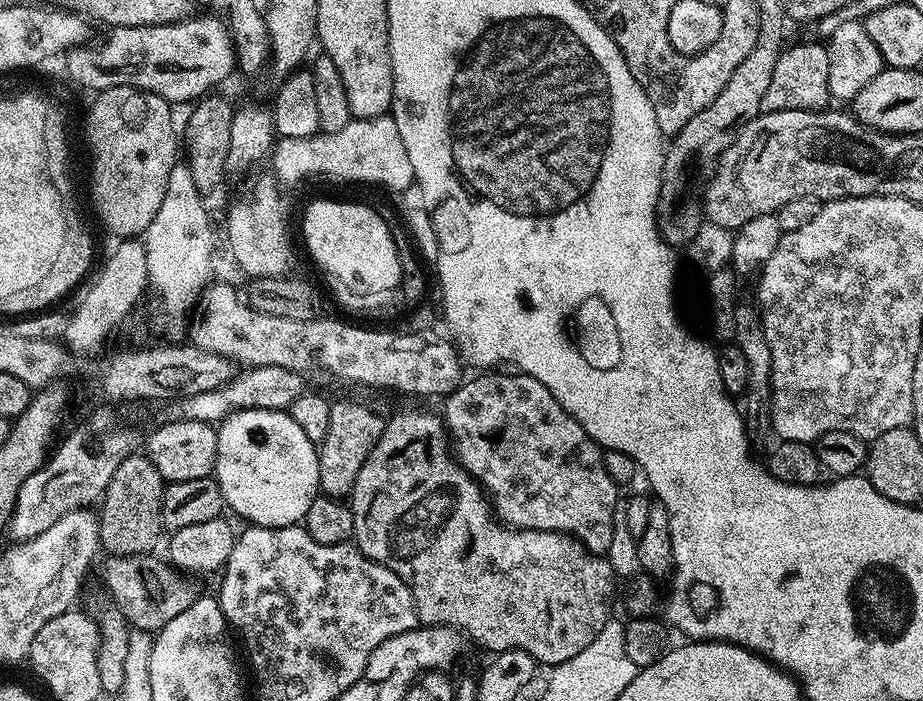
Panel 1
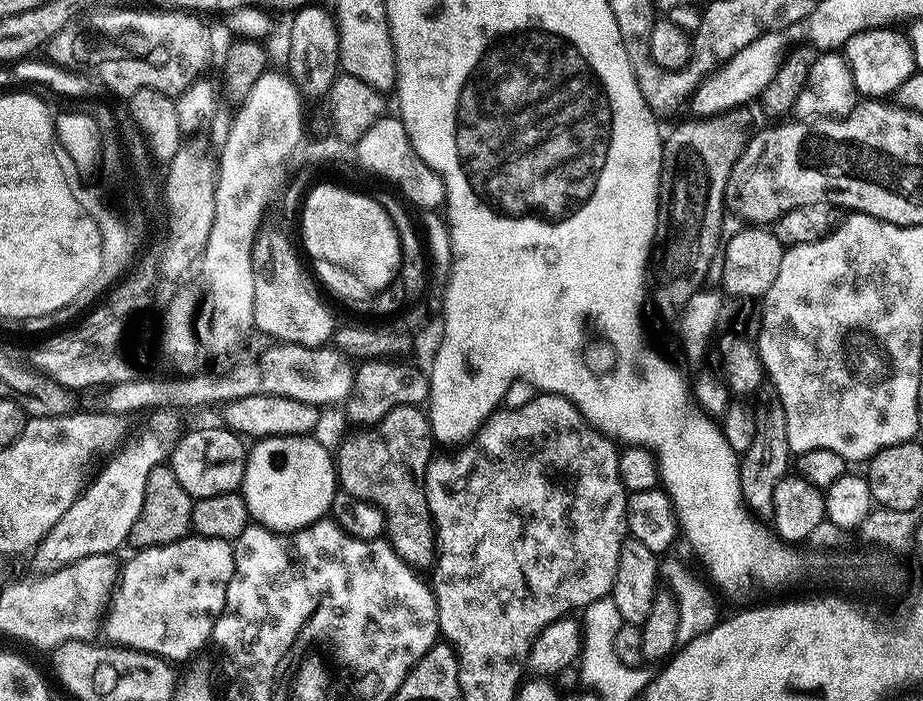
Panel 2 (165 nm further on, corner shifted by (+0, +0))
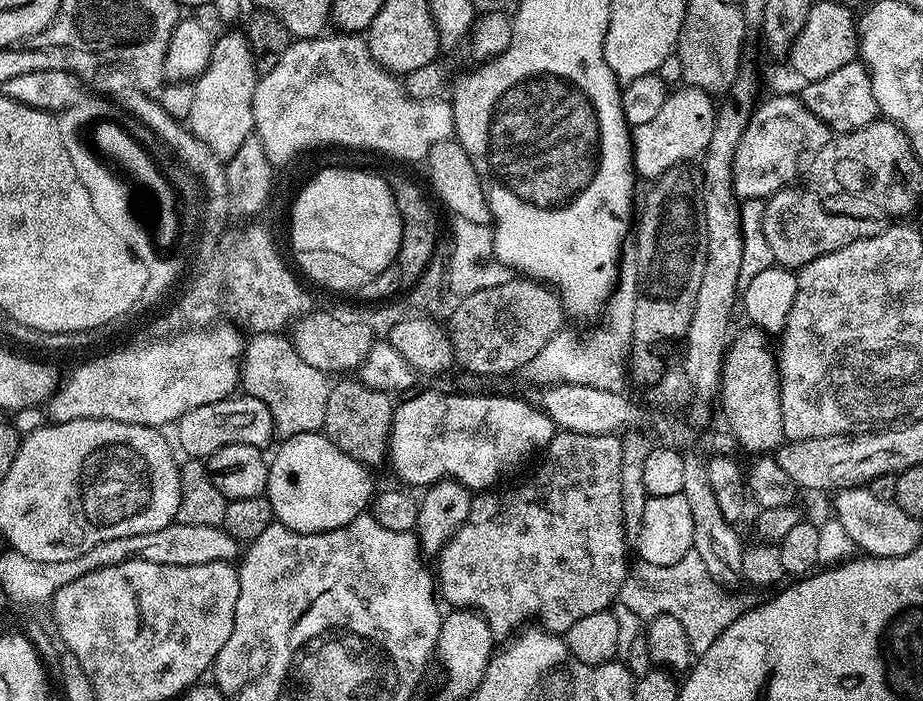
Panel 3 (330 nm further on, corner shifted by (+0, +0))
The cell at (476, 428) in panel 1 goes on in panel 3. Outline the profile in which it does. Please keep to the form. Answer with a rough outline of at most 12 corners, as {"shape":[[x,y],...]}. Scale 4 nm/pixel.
{"shape":[[557,431],[434,564],[493,637],[609,611],[620,436]]}

